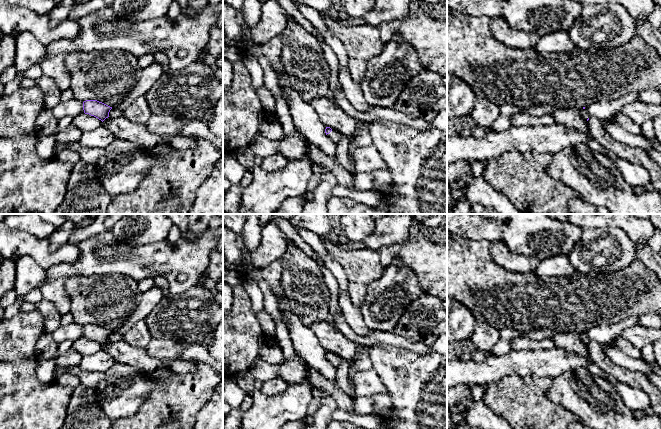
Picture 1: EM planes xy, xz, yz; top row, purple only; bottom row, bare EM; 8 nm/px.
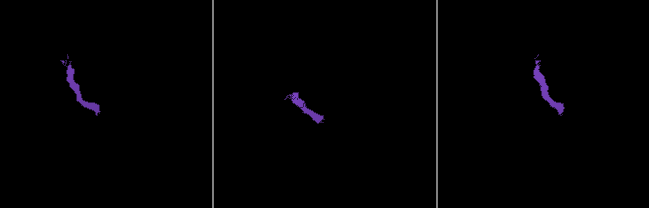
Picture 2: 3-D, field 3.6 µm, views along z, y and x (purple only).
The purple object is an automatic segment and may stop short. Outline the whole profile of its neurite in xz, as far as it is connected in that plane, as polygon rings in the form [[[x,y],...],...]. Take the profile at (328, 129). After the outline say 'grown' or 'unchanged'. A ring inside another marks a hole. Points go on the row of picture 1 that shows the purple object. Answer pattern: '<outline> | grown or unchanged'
[[[326,127],[325,133],[336,145],[341,141],[342,134],[338,131],[332,130],[330,127]]] | grown

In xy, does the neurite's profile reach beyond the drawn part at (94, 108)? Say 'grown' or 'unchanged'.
unchanged

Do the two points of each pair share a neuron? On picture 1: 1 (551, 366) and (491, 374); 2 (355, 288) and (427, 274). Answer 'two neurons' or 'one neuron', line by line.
1: one neuron
2: one neuron

